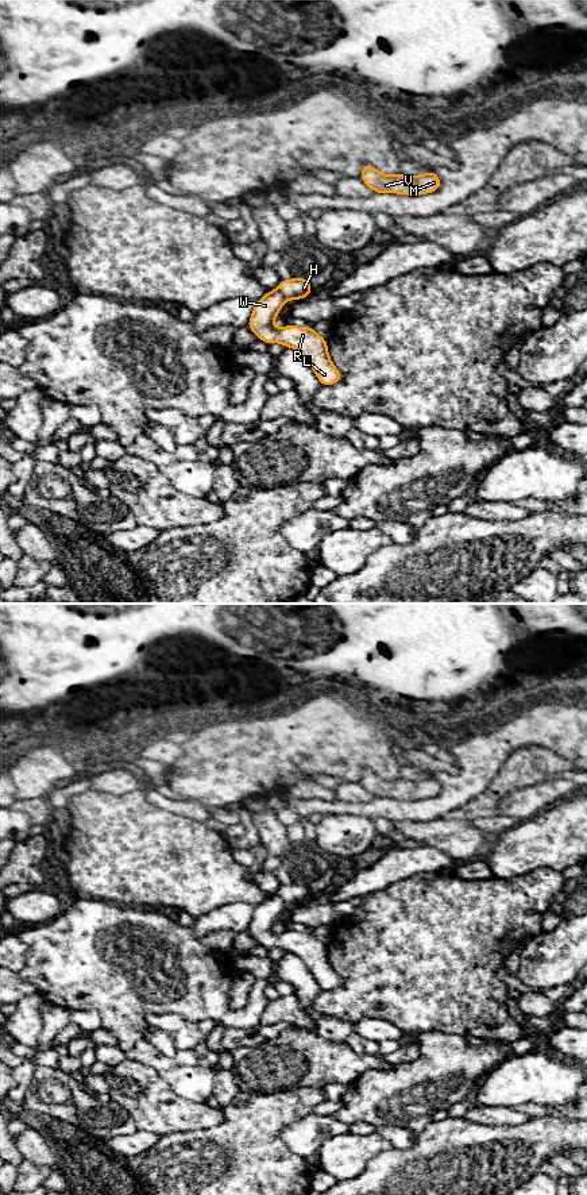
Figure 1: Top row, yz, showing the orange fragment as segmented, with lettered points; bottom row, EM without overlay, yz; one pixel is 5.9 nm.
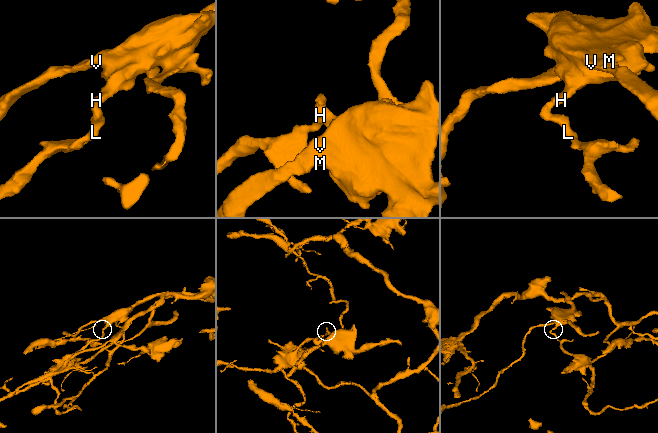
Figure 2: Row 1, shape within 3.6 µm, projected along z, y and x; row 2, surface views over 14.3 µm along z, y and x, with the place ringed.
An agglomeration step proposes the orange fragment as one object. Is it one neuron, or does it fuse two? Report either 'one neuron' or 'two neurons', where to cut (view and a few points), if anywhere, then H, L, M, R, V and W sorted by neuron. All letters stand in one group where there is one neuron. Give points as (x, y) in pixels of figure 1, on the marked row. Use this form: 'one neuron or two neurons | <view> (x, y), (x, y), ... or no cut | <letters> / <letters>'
two neurons | yz (277, 289), (285, 299) | H M V / L R W

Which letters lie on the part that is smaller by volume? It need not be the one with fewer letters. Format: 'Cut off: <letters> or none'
Cut off: H, M, V

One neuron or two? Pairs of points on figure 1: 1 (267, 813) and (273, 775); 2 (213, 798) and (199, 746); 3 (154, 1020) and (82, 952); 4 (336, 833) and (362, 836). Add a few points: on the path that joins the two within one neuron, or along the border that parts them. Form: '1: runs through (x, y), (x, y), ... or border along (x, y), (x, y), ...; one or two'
1: border along (286, 794), (271, 794), (263, 800); two
2: runs through (213, 785), (212, 759); one
3: border along (180, 1014), (150, 1013), (146, 1020); two
4: runs through (343, 836), (355, 836); one

